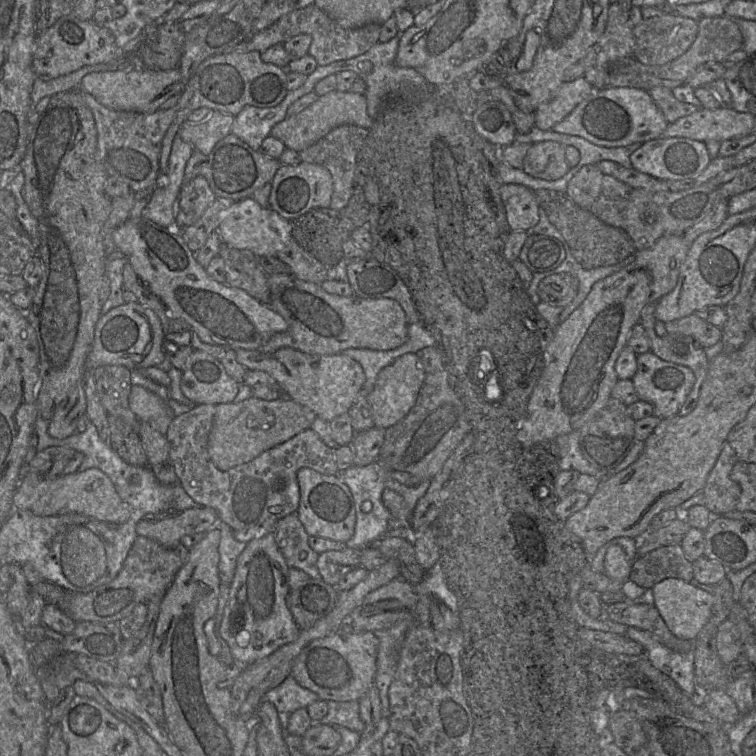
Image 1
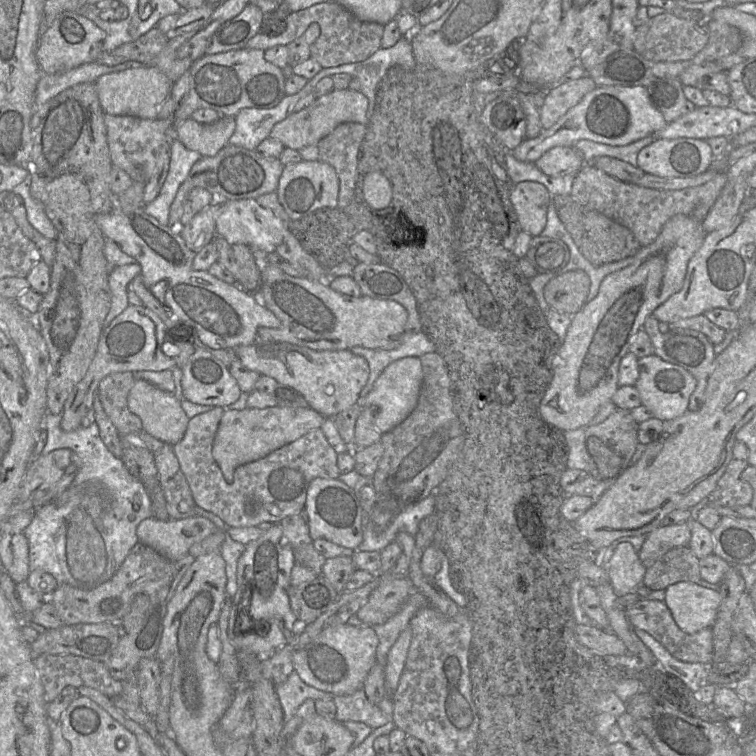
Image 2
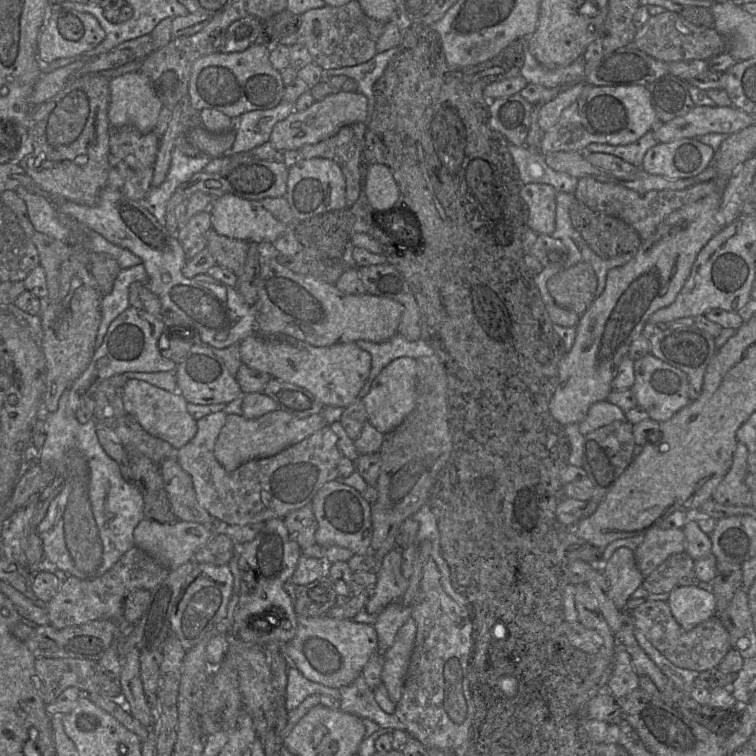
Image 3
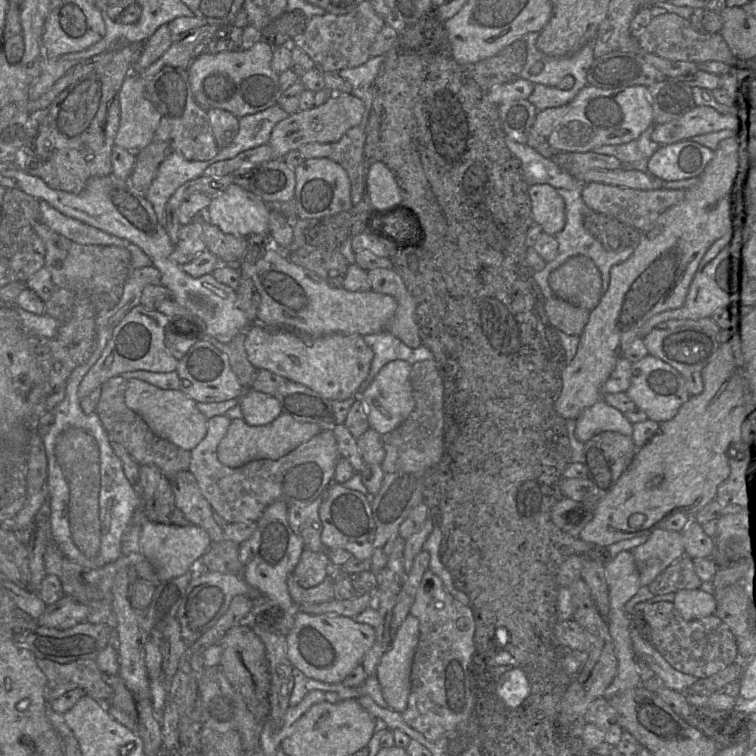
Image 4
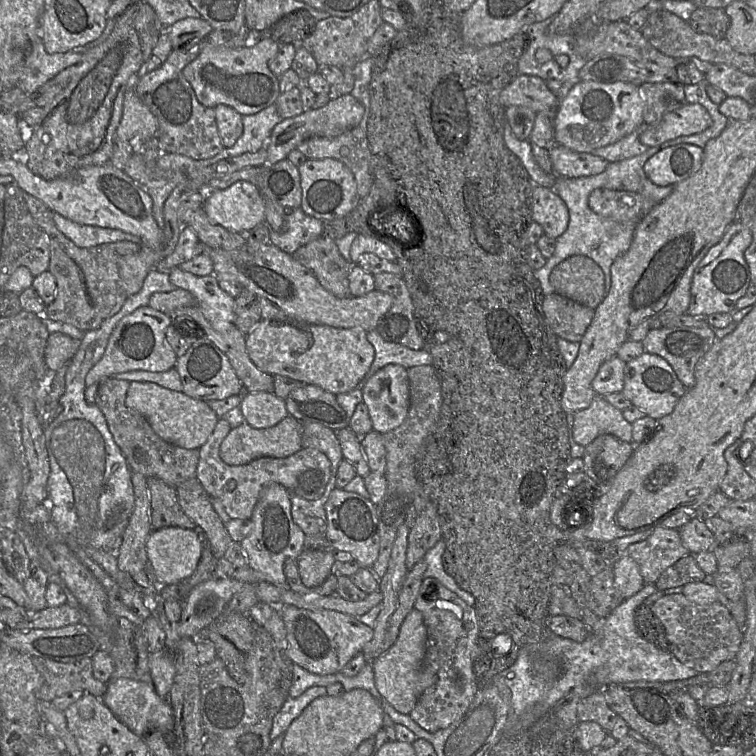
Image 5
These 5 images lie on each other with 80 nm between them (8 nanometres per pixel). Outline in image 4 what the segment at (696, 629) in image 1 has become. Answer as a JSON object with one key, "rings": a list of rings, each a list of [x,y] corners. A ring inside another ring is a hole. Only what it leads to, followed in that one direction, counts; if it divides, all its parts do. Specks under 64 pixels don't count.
{"rings":[[[681,589],[675,593],[673,603],[685,620],[695,620],[716,613],[715,594],[696,589]]]}

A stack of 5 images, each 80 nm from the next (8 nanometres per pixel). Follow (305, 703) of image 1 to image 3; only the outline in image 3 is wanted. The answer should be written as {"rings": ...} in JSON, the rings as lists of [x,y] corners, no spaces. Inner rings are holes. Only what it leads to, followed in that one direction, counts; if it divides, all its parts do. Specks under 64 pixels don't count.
{"rings":[[[296,667],[288,669],[288,681],[286,688],[286,709],[288,712],[297,708],[308,696],[328,695],[339,701],[340,690],[308,680]]]}

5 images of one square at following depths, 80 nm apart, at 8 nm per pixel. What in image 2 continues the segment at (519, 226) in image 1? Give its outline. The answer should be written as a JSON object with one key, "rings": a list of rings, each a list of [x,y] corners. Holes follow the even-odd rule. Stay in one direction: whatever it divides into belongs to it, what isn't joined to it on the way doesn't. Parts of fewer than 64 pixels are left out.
{"rings":[[[533,181],[513,185],[510,200],[516,212],[521,230],[531,236],[542,233],[547,223],[547,211],[552,202],[548,189]]]}

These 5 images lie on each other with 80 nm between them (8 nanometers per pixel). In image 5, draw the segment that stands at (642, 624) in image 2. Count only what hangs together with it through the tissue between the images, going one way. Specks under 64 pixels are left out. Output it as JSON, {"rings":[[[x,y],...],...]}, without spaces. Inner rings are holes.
{"rings":[[[672,594],[658,599],[651,608],[665,627],[672,653],[685,666],[699,673],[709,673],[721,663],[735,659],[744,633],[739,628],[731,612],[719,601],[708,605],[700,605],[689,601],[683,594]]]}

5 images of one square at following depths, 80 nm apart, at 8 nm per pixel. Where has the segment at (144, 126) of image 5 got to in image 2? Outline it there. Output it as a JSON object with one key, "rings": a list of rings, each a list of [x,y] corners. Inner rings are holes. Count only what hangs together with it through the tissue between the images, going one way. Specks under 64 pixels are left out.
{"rings":[[[155,66],[126,69],[104,74],[95,82],[100,105],[104,113],[156,119],[162,104],[171,96],[173,83]]]}

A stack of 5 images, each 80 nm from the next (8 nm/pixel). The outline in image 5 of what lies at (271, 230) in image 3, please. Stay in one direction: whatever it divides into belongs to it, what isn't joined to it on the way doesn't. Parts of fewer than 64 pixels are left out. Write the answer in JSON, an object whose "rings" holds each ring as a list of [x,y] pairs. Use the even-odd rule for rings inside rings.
{"rings":[[[246,181],[205,194],[202,208],[213,224],[232,232],[246,234],[265,222],[264,198],[255,185]]]}

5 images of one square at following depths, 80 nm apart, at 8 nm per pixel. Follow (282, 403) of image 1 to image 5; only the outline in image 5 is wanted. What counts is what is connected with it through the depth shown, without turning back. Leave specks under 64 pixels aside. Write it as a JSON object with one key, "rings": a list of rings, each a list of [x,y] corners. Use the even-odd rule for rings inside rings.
{"rings":[[[288,414],[278,424],[264,429],[251,427],[247,422],[231,428],[220,445],[219,455],[227,465],[247,464],[262,457],[284,458],[302,448],[303,423]]]}

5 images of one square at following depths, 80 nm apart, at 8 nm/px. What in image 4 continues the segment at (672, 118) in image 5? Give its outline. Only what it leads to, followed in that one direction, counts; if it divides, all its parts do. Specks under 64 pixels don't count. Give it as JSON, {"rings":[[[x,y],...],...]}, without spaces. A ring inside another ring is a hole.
{"rings":[[[694,106],[680,118],[655,125],[651,140],[660,145],[669,145],[701,134],[737,131],[742,126],[741,121],[734,116],[721,114],[709,107]]]}

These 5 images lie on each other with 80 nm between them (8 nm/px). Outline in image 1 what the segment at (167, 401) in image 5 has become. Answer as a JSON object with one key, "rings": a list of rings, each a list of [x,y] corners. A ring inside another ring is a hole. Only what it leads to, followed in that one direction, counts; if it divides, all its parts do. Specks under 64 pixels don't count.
{"rings":[[[132,385],[129,406],[140,422],[149,424],[153,429],[166,436],[175,417],[168,402],[142,386]]]}

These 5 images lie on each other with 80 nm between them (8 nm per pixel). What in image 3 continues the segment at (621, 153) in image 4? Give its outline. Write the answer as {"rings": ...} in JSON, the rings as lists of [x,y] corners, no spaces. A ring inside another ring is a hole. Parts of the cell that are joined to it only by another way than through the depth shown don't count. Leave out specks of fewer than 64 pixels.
{"rings":[[[655,128],[649,130],[637,141],[628,145],[591,143],[586,147],[586,153],[611,154],[636,167],[641,167],[646,152],[659,143],[654,131]]]}

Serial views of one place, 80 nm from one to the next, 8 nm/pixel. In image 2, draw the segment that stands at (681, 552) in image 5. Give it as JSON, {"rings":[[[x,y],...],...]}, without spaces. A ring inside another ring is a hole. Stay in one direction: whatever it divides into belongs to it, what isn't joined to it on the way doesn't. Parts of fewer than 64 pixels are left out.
{"rings":[[[688,522],[659,526],[645,536],[637,552],[639,562],[648,567],[666,552],[677,547],[687,547],[690,540]]]}

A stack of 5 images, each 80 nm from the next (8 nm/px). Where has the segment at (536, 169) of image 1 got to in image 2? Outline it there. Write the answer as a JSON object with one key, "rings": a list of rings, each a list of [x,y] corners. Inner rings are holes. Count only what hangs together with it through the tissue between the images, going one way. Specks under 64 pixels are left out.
{"rings":[[[568,146],[553,147],[534,163],[539,170],[550,177],[577,174],[586,164],[578,151]]]}

